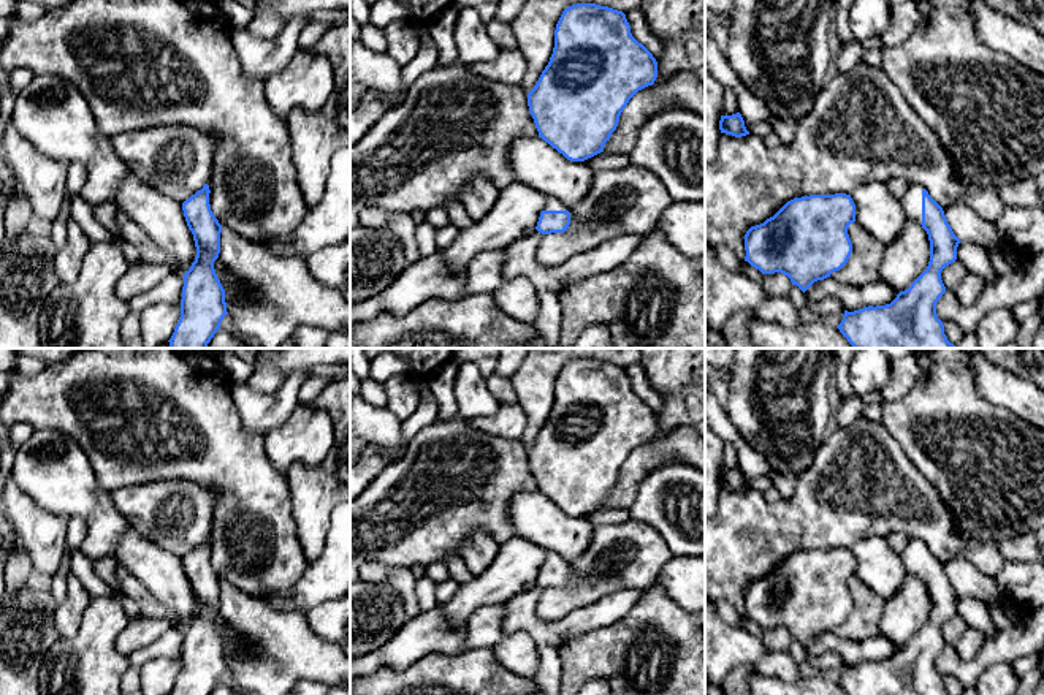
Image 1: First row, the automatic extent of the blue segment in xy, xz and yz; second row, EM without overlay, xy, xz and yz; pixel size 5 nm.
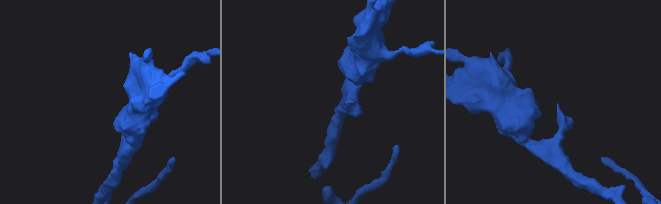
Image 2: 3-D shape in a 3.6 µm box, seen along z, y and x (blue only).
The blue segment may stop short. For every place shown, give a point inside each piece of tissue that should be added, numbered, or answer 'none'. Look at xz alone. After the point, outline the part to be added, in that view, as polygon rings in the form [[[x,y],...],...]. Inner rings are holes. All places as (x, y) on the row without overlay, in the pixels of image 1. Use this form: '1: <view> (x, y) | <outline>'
1: xz (552, 558) | [[[547,549],[547,557],[543,560],[543,565],[569,565],[569,562],[558,553]]]

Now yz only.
1: yz (911, 556) | [[[908,537],[906,546],[900,554],[906,572],[919,579],[922,578],[922,545],[920,538]]]

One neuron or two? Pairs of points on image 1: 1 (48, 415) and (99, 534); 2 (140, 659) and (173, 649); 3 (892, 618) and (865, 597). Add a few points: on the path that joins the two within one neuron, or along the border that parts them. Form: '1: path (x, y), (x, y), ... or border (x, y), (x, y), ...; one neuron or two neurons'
1: border (35, 429), (59, 429), (68, 434), (84, 451); two neurons
2: path (148, 654), (156, 649), (165, 649); one neuron
3: border (886, 602), (880, 619), (881, 635); two neurons

